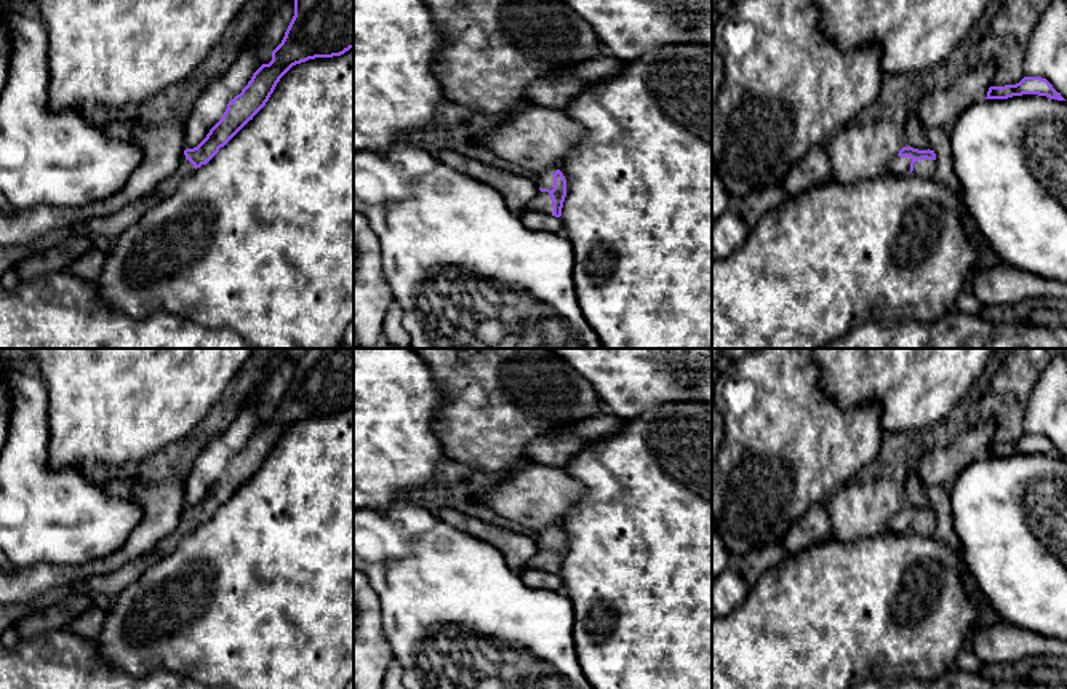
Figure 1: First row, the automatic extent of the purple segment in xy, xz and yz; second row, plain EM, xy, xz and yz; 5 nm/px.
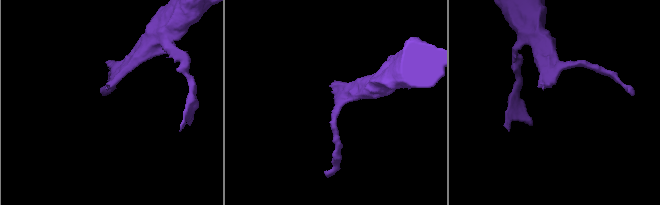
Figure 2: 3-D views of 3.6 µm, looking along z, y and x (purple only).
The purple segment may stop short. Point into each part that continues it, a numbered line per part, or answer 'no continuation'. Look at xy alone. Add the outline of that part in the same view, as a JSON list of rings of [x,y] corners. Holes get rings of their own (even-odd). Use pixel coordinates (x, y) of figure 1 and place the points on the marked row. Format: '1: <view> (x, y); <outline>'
1: xy (111, 226); [[[182,153],[176,171],[170,177],[162,181],[149,195],[136,200],[134,203],[128,205],[126,208],[117,213],[102,217],[93,217],[83,222],[85,233],[104,237],[110,241],[115,241],[117,237],[128,229],[130,222],[134,222],[149,208],[157,205],[160,200],[166,198],[194,171],[194,165]]]

